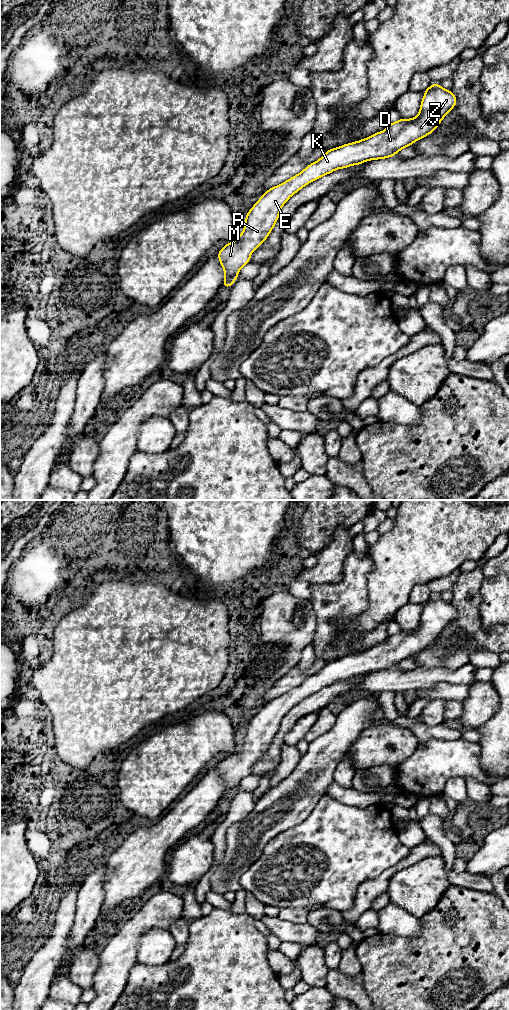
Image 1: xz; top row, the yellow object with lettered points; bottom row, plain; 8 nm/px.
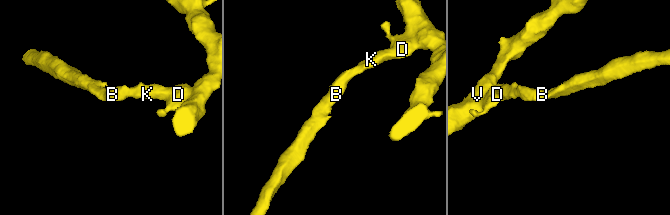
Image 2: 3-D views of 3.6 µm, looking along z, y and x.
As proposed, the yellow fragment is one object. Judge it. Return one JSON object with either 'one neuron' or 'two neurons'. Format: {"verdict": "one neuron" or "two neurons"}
{"verdict": "one neuron"}

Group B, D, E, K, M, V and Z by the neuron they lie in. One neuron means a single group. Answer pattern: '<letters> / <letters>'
B D E K M V Z

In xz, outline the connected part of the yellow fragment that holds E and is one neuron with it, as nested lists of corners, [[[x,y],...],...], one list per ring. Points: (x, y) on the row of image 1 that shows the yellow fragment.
[[[439,83],[432,84],[425,90],[418,115],[413,119],[402,118],[390,123],[383,132],[377,132],[372,136],[348,143],[340,147],[327,150],[316,162],[309,164],[302,172],[288,179],[284,183],[267,190],[245,217],[244,231],[232,242],[227,243],[219,252],[218,259],[225,272],[222,287],[231,287],[237,279],[239,270],[250,262],[250,256],[268,237],[279,218],[282,206],[287,200],[301,188],[310,182],[325,176],[336,169],[347,168],[351,165],[359,165],[363,162],[392,157],[401,149],[412,145],[415,141],[431,134],[441,123],[442,119],[457,104],[456,96],[452,91],[443,89]]]

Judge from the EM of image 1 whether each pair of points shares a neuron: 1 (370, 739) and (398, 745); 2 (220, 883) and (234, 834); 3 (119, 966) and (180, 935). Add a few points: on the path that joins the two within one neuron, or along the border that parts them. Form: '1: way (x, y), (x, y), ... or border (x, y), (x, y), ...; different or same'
1: way (377, 742), (391, 742); same
2: way (229, 871), (234, 864), (234, 846); same
3: border (181, 918), (174, 921), (168, 928); different

